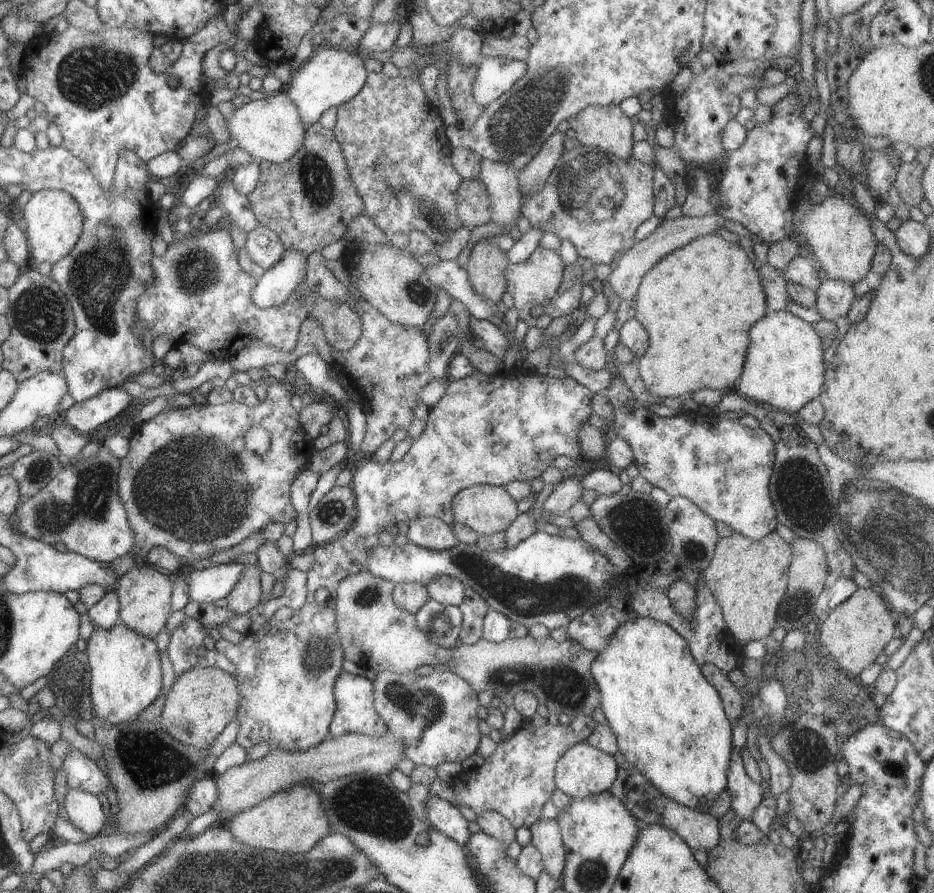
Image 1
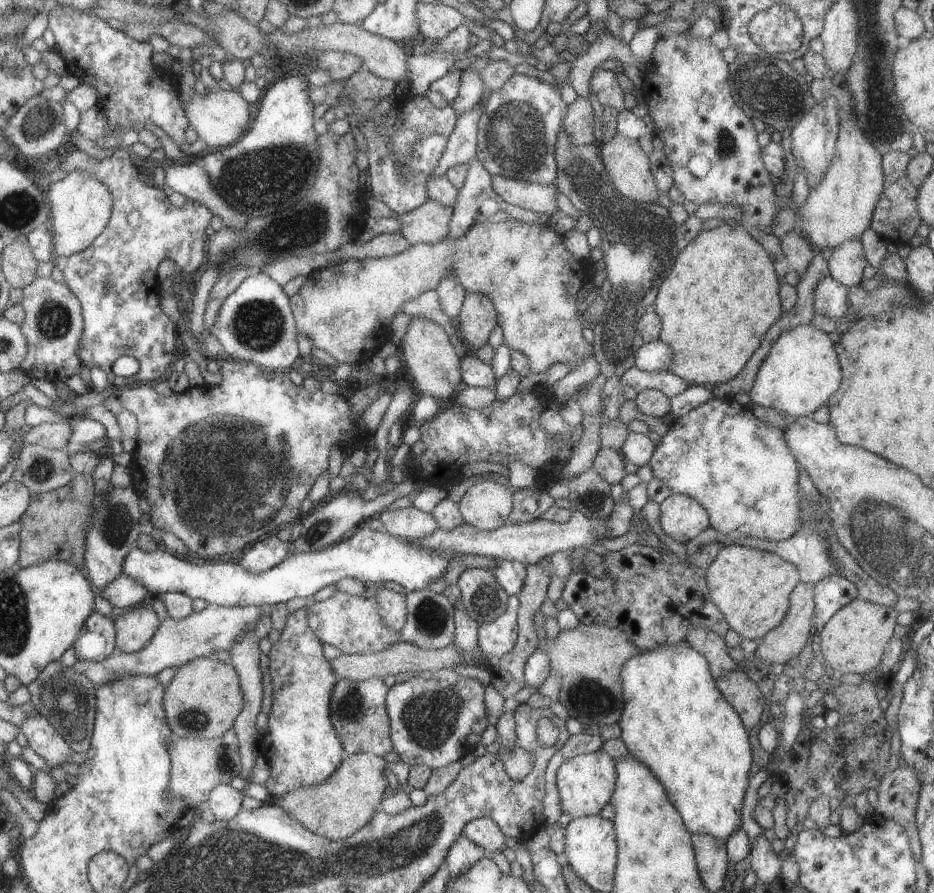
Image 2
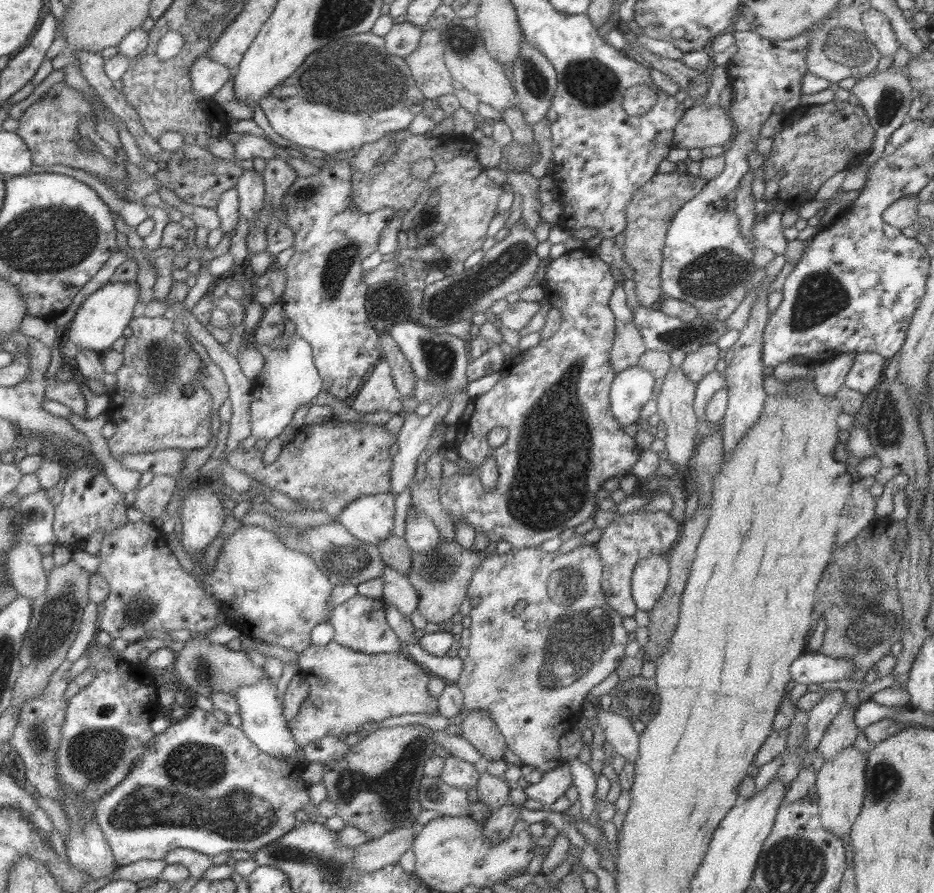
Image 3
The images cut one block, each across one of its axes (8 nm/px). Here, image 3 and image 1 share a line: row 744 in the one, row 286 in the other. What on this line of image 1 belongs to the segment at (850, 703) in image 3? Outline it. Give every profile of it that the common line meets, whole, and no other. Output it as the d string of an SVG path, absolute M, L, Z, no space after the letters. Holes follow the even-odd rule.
M824 278L821 280L819 286L815 290L815 308L823 320L835 322L836 318L839 318L839 316L846 315L851 302L853 302L855 298L851 285L852 284L849 284L847 281L839 281L837 279Z

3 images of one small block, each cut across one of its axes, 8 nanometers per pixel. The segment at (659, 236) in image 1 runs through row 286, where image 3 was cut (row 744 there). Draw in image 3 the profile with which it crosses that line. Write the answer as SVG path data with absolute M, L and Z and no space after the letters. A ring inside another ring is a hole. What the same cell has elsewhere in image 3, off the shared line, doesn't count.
M600 707L596 724L603 731L604 740L613 746L613 752L621 756L624 763L633 764L639 756L638 732L631 727L629 719Z

